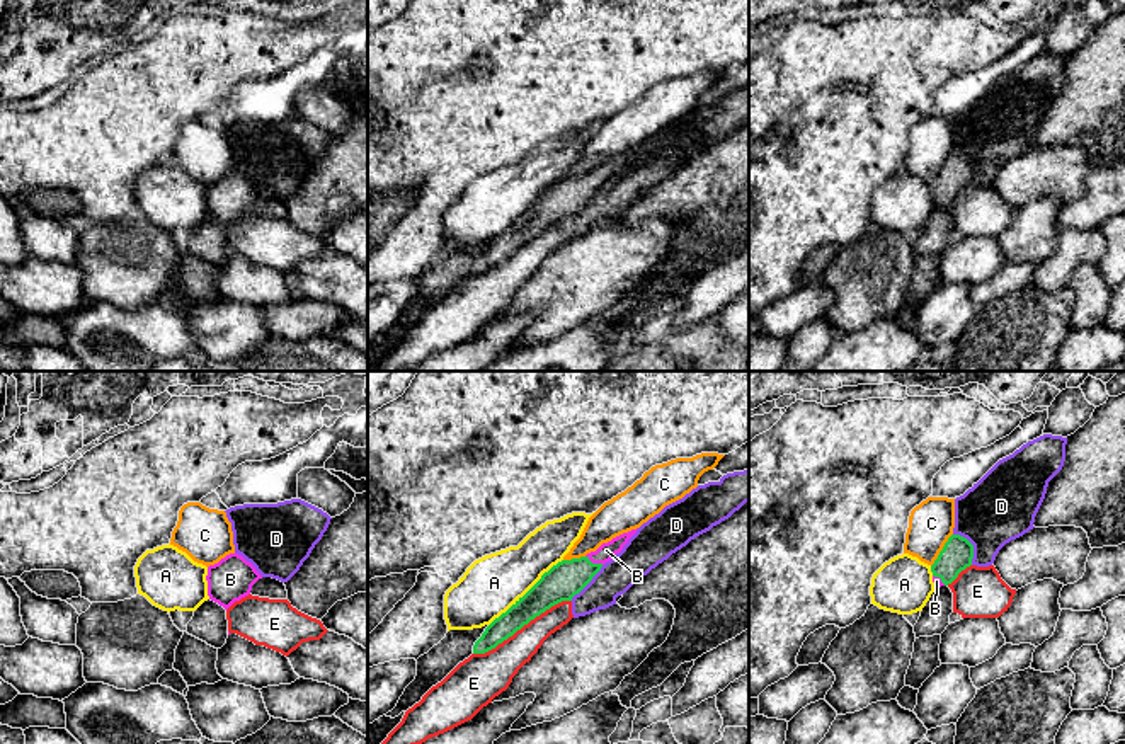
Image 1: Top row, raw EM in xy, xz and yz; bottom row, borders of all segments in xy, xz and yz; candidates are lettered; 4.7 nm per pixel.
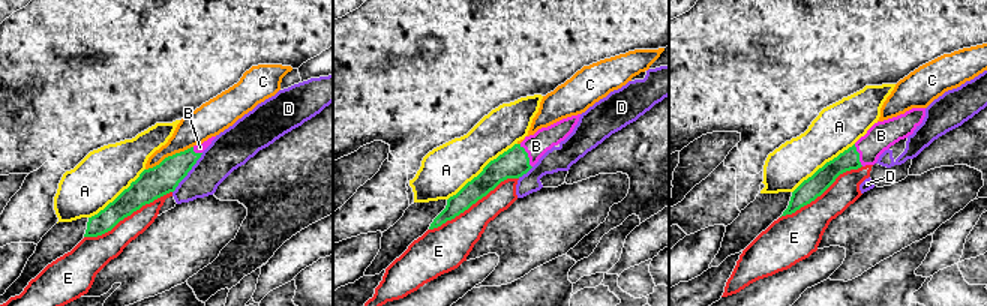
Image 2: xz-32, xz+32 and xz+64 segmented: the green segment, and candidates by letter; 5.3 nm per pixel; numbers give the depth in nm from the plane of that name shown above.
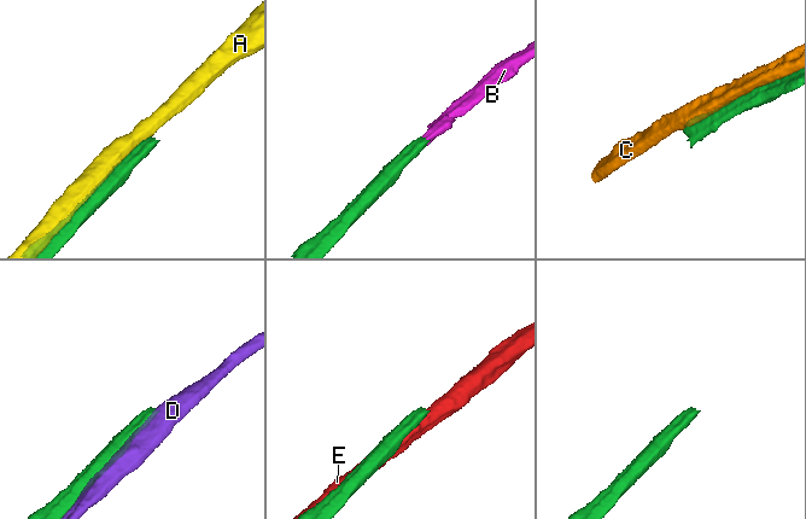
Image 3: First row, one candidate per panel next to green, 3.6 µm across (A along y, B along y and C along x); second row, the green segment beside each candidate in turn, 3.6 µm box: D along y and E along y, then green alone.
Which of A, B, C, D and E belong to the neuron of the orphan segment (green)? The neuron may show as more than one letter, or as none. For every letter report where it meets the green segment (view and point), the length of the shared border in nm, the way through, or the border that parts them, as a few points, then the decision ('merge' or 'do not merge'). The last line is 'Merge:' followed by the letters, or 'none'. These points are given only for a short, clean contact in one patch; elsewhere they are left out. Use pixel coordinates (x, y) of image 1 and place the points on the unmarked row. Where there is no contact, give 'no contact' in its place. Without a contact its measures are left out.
A: meets green in xz at (526, 211); contact 480 nm long; do not merge
B: meets green in xz at (594, 183); contact 100 nm long; runs through xz (565, 198), (594, 183), (606, 169); merge
C: meets green in yz at (942, 169); contact 190 nm long; do not merge
D: meets green in yz at (972, 164); contact 180 nm long; do not merge
E: meets green in xz at (521, 246); contact 550 nm long; do not merge
Merge: B

